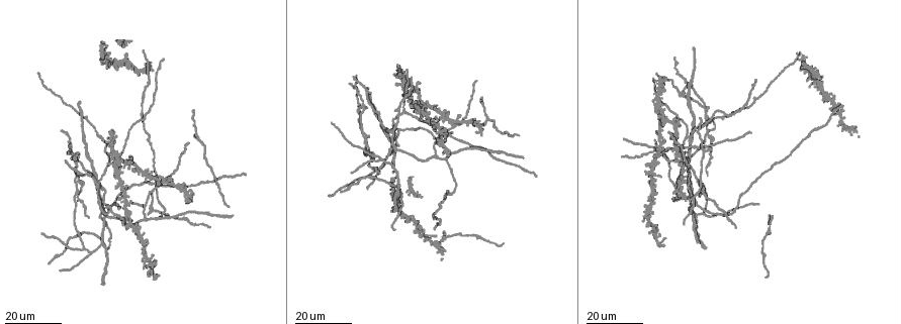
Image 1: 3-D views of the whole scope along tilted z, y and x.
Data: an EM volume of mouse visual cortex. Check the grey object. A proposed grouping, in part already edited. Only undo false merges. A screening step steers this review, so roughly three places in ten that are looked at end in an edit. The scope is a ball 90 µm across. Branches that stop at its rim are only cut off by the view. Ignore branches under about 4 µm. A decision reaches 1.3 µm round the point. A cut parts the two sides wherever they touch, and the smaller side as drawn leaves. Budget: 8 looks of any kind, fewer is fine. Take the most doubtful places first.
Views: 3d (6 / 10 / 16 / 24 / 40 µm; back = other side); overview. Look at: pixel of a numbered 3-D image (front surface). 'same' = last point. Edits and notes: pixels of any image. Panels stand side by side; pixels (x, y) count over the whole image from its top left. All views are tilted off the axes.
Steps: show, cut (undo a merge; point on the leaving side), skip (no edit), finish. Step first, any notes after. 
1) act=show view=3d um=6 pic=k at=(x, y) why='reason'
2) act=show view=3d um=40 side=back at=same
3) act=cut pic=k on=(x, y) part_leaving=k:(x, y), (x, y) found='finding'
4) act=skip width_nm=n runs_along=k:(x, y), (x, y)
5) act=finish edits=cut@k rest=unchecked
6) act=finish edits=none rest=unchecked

act=show view=3d um=24 pic=1 at=(391, 131) why='three-way junction'

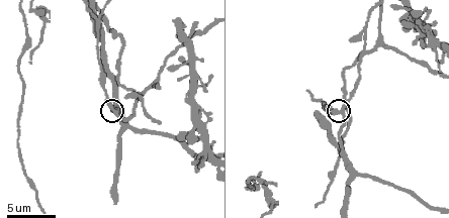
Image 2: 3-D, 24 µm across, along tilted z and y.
act=show view=3d um=6 pic=2 at=(343, 113)

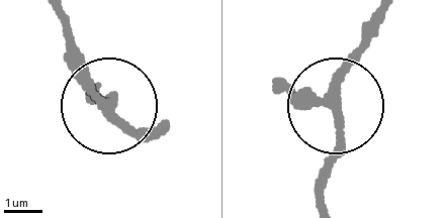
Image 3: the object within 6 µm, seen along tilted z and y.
act=show view=3d um=6 side=back pic=3 at=(98, 100)

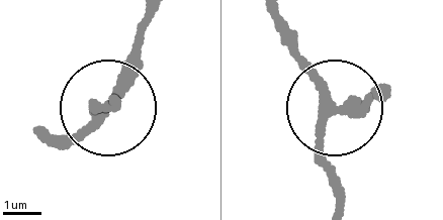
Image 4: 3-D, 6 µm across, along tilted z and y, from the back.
act=skip side_arm_um=71 runs_along=4:(333, 195), (317, 151), (321, 130), (347, 99), (371, 97) found='continuous, no second cell'

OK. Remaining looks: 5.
act=show view=3d um=24 pic=1 at=(704, 116) why='three arms meet'

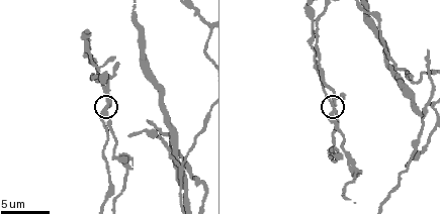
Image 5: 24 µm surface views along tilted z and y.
act=show view=3d um=6 pic=5 at=(106, 103) why='zoom in'

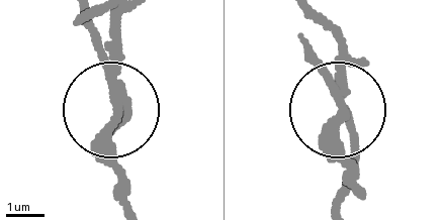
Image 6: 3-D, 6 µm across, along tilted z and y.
act=cut pic=6 on=(110, 134) side_arm_um=26 part_leaving=6:(339, 100), (312, 46) found='two cells meet here'

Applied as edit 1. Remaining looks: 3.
act=show view=overview

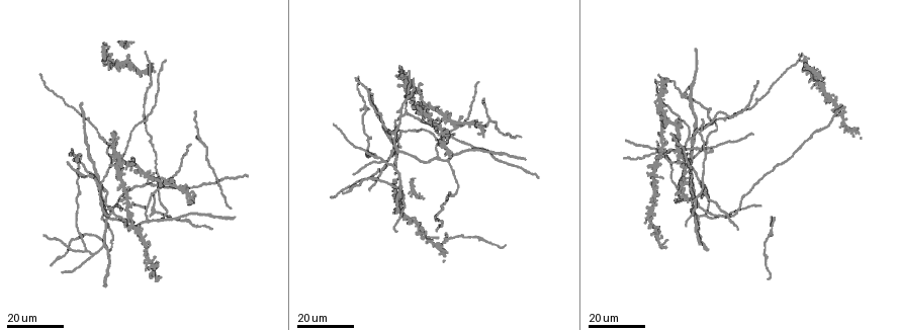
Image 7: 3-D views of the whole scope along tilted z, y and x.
act=show view=3d um=24 pic=7 at=(400, 130) why='two arms in line, one across'

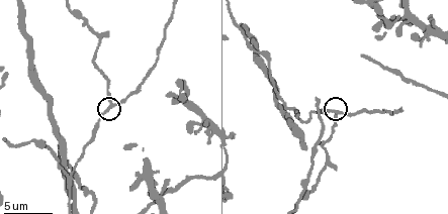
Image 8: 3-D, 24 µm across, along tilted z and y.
act=show view=3d um=6 pic=8 at=(112, 103)

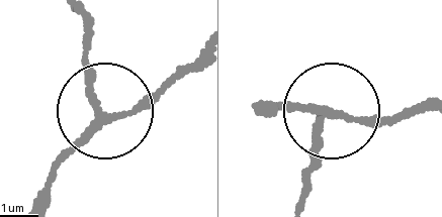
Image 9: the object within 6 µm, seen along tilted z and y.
act=skip runs_along=9:(39, 200), (103, 117), (151, 103), (199, 66) found='continuous, no second cell'

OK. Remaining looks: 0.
act=finish edits=cut@6 rest=unchecked

